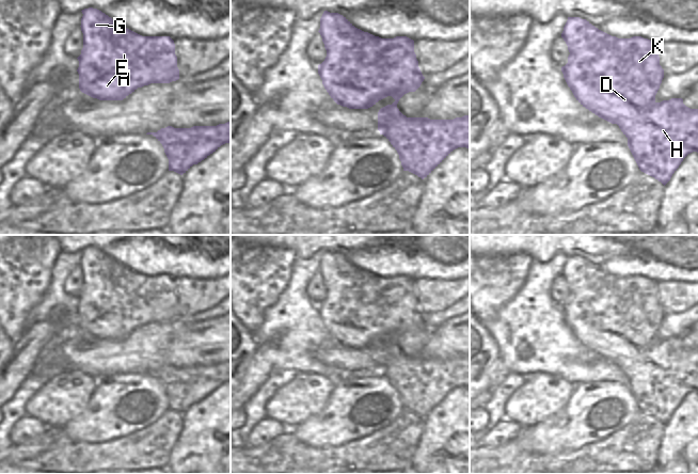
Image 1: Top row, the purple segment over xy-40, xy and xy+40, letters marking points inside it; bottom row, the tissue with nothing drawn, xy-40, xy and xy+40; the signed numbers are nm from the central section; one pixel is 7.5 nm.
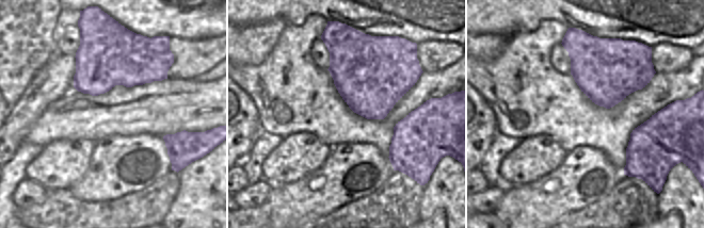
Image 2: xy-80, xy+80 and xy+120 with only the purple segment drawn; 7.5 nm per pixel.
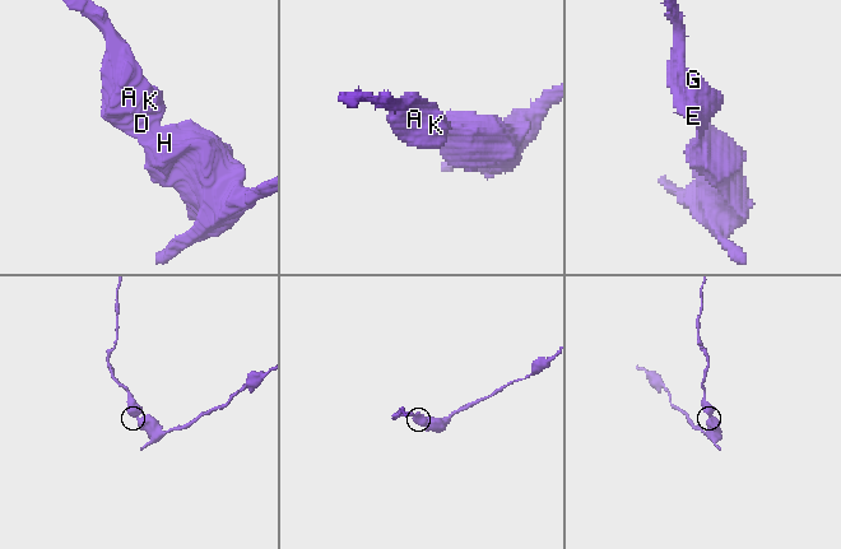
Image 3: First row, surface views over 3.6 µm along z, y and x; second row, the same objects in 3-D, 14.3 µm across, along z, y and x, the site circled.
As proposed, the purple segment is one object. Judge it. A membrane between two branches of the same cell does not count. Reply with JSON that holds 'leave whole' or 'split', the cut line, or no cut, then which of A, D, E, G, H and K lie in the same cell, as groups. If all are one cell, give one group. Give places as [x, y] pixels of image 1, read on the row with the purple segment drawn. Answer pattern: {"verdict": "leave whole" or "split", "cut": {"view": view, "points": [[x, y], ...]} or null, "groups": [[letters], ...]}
{"verdict": "split", "cut": {"view": "xy+40", "points": [[655, 103], [634, 112], [628, 119], [619, 119], [616, 123]]}, "groups": [["A", "D", "E", "G", "K"], ["H"]]}

